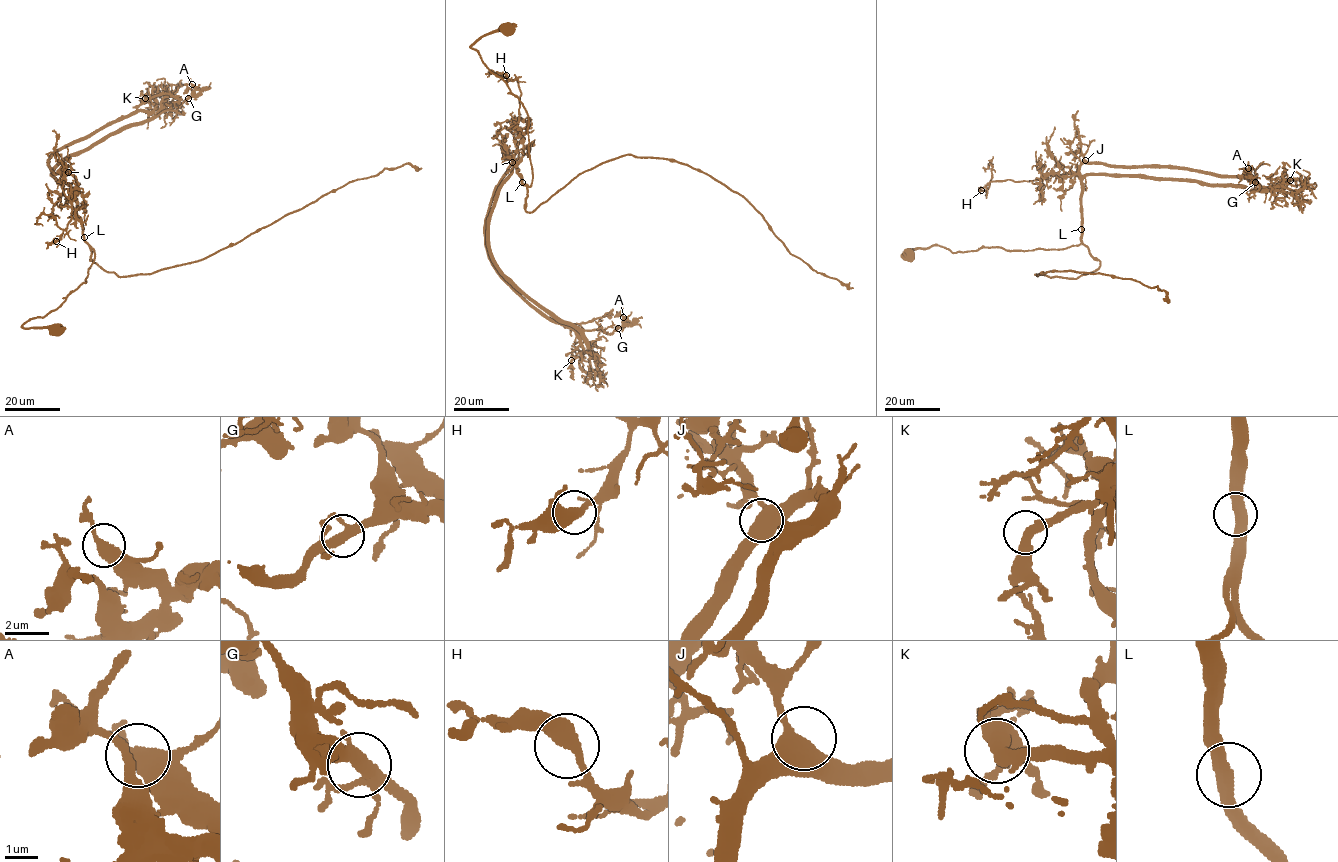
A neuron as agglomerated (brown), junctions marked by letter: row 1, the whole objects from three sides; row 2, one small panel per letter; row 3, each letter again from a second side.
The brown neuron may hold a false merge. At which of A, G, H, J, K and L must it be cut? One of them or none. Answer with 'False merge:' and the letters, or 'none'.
False merge: none

